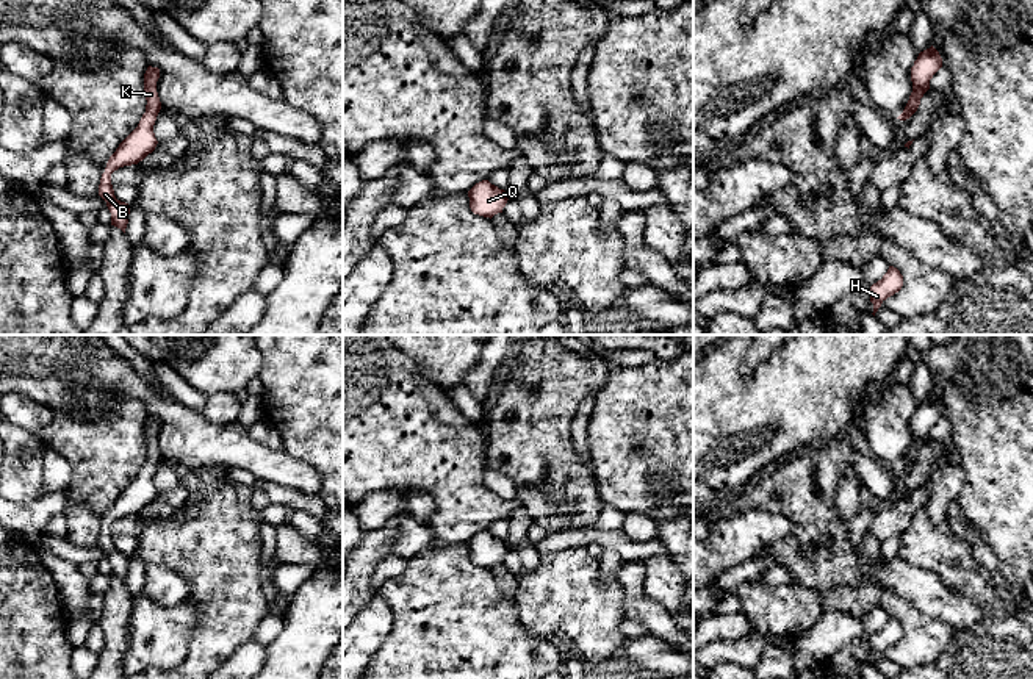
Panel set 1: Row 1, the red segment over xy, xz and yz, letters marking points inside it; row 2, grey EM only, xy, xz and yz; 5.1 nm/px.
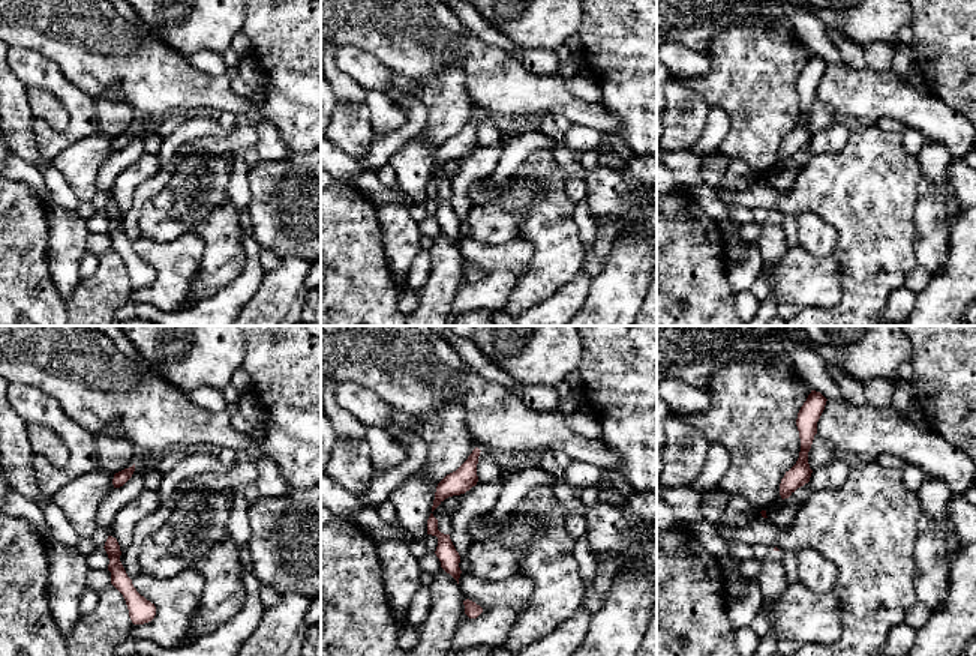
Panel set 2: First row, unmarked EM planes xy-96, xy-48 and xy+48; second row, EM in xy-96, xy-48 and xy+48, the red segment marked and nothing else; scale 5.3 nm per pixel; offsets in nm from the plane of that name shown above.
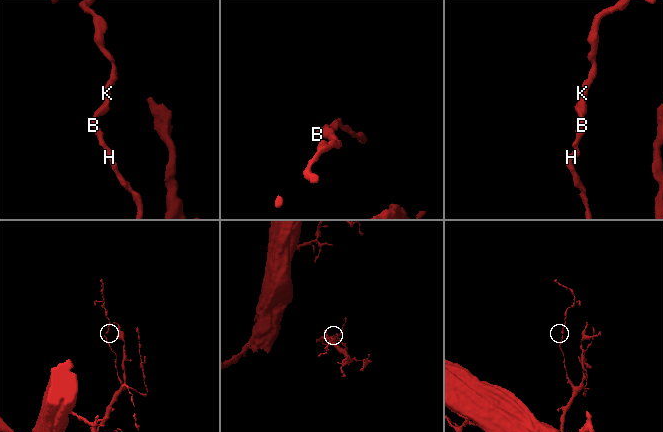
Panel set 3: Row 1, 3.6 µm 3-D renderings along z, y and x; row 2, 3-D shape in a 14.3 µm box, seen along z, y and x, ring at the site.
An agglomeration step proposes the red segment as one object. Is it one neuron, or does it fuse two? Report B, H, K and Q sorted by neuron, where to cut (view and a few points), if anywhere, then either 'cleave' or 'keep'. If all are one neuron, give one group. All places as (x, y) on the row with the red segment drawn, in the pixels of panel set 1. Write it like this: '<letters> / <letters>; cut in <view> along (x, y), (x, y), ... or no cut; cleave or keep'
B H K Q; no cut; keep

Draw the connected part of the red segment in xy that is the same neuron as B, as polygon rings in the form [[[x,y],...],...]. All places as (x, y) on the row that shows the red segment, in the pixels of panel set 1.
[[[149,66],[144,74],[144,91],[147,100],[146,113],[142,114],[138,127],[119,144],[116,152],[110,156],[99,185],[99,196],[106,202],[106,207],[111,213],[111,225],[121,228],[124,233],[128,224],[130,208],[128,203],[116,199],[111,185],[111,174],[119,167],[138,164],[149,153],[152,153],[158,144],[153,133],[153,125],[161,110],[161,102],[157,92],[158,78],[160,69]]]

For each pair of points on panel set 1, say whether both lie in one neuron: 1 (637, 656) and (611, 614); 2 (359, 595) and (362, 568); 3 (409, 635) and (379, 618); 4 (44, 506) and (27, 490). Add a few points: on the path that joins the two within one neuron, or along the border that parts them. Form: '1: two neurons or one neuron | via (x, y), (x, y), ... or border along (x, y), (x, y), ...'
1: two neurons | border along (625, 637), (615, 657)
2: one neuron | via (359, 589), (359, 574)
3: two neurons | border along (376, 593), (392, 612), (392, 629), (373, 657)
4: two neurons | border along (43, 495), (33, 501), (16, 504)

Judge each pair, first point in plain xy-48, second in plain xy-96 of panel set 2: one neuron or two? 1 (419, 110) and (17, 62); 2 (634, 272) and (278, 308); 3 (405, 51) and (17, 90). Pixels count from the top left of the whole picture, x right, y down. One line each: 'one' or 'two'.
1: one
2: one
3: two

